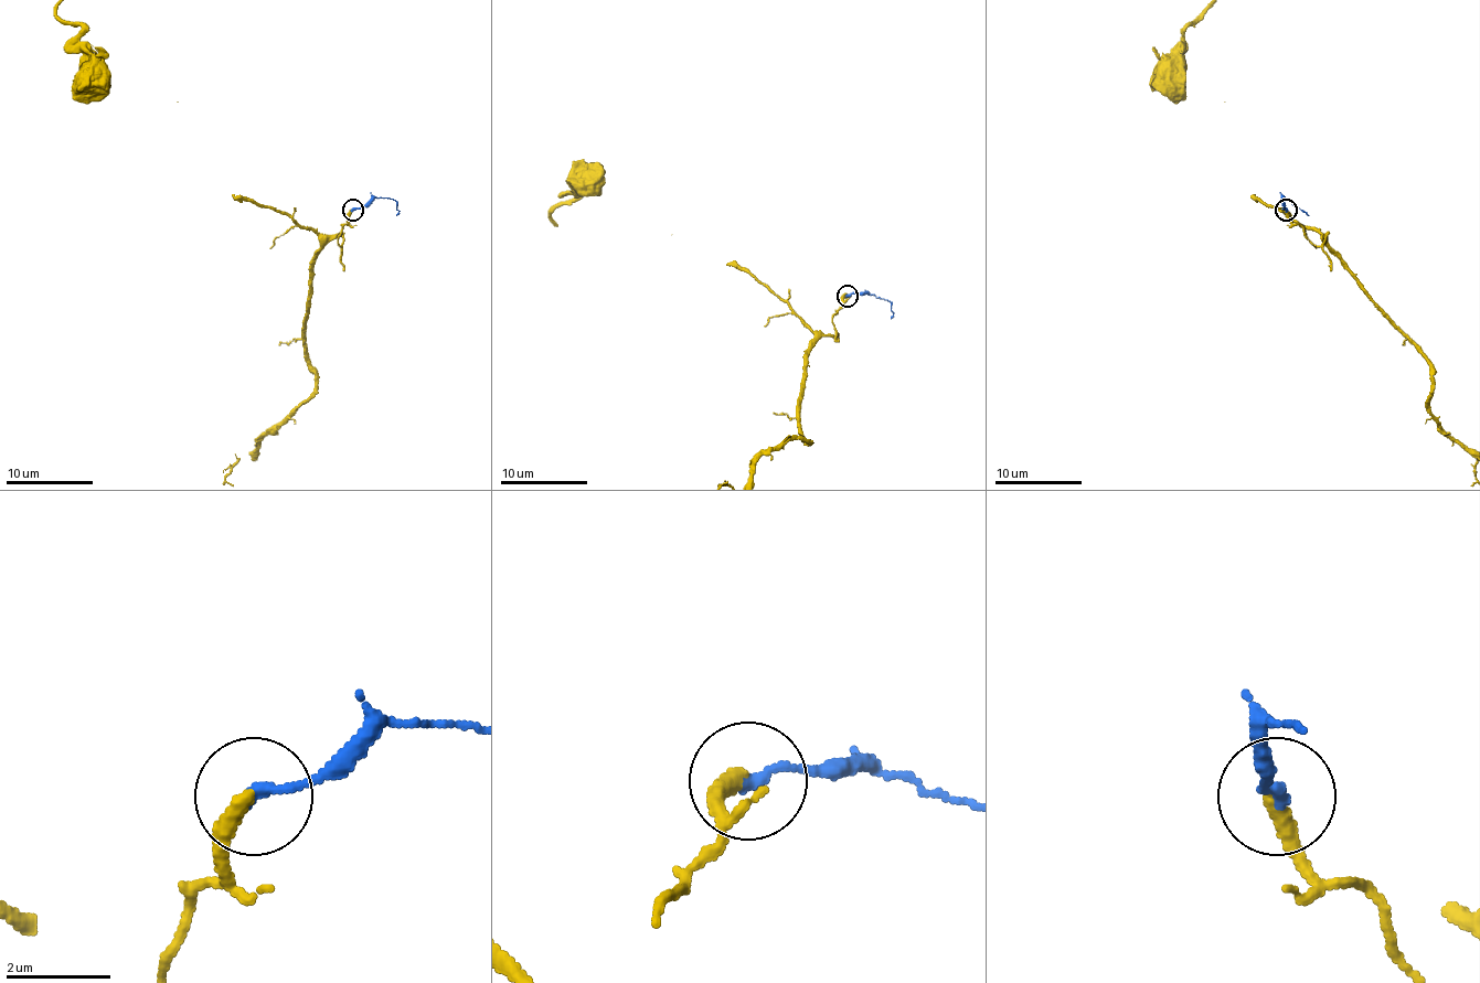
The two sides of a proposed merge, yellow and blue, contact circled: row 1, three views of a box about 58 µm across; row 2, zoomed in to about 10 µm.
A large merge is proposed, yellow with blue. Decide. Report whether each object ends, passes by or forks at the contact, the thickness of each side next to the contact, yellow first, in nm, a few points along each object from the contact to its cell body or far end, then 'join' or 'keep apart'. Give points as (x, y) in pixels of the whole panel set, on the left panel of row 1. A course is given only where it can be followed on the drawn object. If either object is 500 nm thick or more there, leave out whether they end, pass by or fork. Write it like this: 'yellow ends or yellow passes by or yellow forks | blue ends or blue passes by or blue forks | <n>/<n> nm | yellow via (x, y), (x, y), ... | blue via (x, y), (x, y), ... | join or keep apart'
yellow ends | blue ends | 320/240 nm | yellow via (352, 209), (339, 246), (339, 235), (302, 228), (289, 215), (236, 199), (178, 103), (106, 87), (93, 78) | blue via (352, 209), (390, 199), (396, 203), (396, 215) | join

